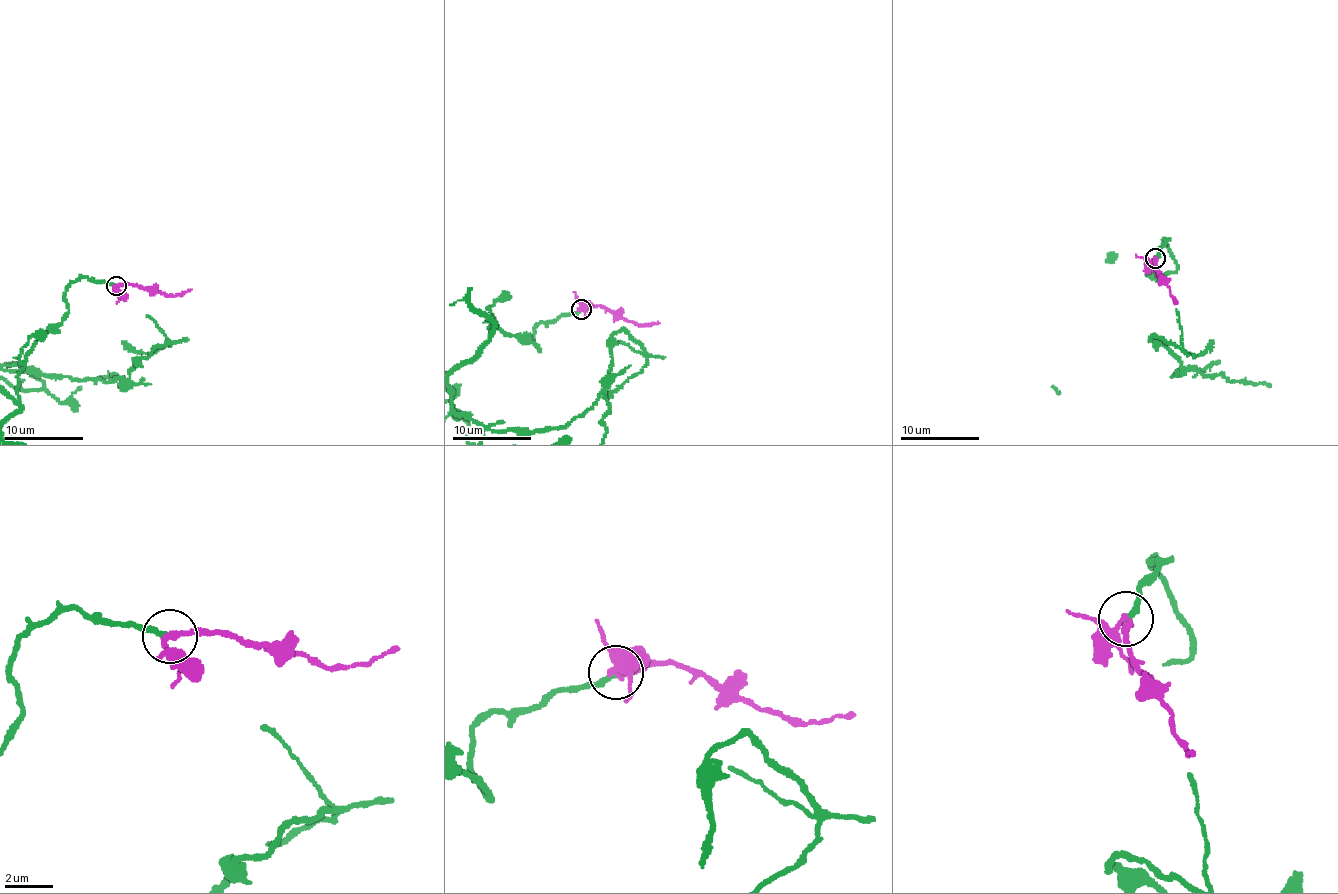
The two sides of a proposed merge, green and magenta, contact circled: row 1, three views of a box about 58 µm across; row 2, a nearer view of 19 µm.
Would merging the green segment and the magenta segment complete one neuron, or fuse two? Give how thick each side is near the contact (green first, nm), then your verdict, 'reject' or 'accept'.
200 nm thick on the green side, 260 nm on the other; accept

